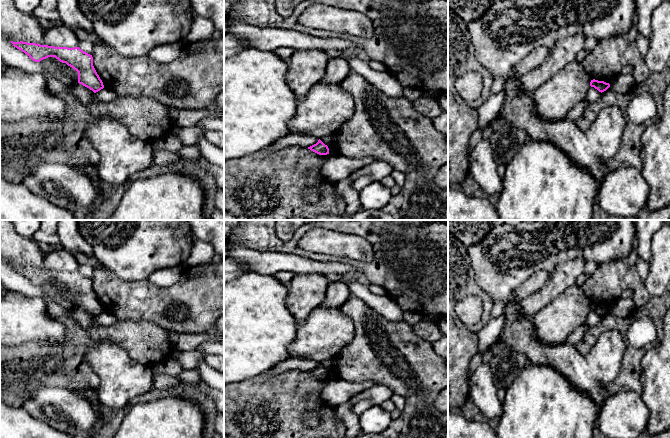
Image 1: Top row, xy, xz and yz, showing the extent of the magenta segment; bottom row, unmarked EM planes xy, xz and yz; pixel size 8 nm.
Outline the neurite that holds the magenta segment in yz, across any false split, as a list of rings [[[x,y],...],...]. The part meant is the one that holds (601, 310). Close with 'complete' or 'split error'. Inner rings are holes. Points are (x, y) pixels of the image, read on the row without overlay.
[[[593,303],[590,306],[590,310],[594,311],[595,313],[597,313],[599,316],[602,317],[610,311],[610,308],[604,305],[598,305],[598,304]]]; complete

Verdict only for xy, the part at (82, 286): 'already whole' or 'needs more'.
already whole

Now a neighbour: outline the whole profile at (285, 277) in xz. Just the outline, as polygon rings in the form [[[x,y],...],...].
[[[278,271],[274,274],[275,278],[277,278],[284,285],[288,285],[295,275],[296,274],[291,271]]]

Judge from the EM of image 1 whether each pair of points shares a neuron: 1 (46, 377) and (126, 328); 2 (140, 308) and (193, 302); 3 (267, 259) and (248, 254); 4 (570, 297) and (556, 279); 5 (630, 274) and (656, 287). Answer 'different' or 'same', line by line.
1: same
2: same
3: same
4: different
5: different

